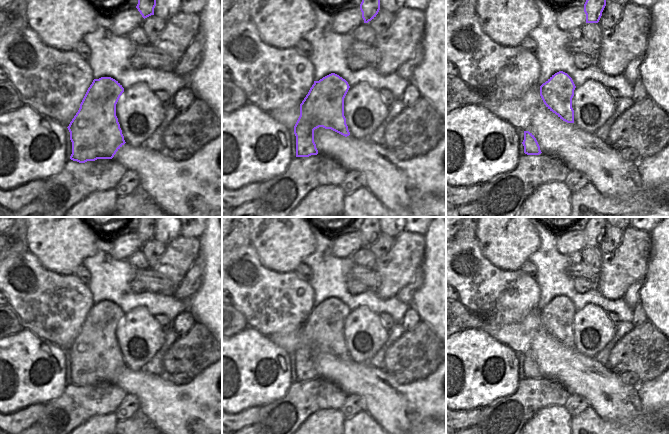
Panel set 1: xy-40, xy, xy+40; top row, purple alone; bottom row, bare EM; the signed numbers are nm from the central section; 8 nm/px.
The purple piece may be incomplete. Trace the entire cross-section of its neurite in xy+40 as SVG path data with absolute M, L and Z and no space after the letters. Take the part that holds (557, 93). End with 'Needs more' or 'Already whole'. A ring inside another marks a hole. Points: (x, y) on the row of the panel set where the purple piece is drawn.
M559 71L540 86L540 96L546 107L567 123L574 123L572 98L576 86L572 78Z. Already whole.

